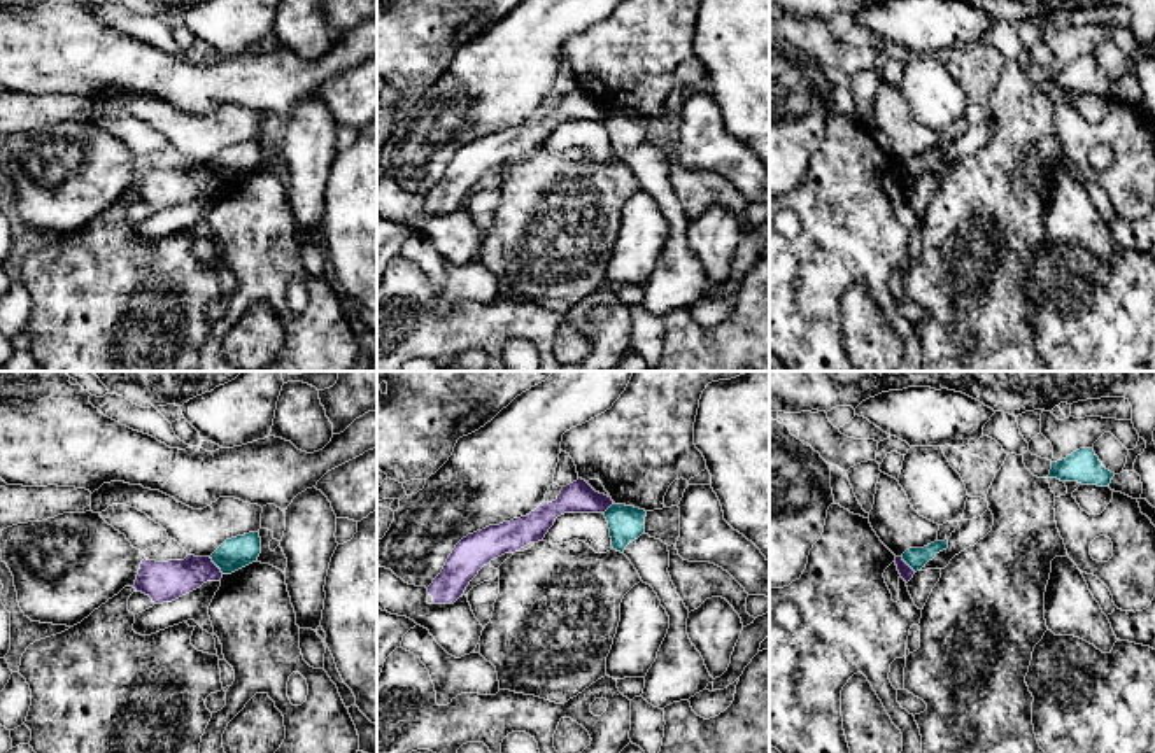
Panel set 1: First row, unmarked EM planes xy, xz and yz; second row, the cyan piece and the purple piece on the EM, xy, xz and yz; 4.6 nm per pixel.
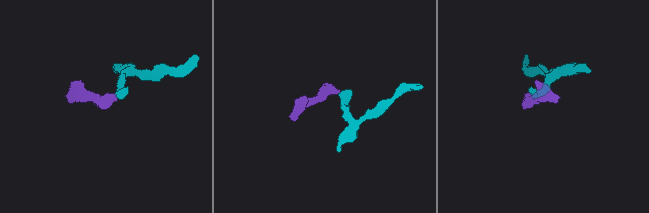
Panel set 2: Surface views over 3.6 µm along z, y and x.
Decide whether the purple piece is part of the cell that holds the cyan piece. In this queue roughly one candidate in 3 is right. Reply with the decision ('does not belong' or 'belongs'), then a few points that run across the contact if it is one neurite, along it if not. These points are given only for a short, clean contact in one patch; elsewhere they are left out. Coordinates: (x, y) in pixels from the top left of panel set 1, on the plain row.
does not belong | xy (209, 165), (223, 181)

